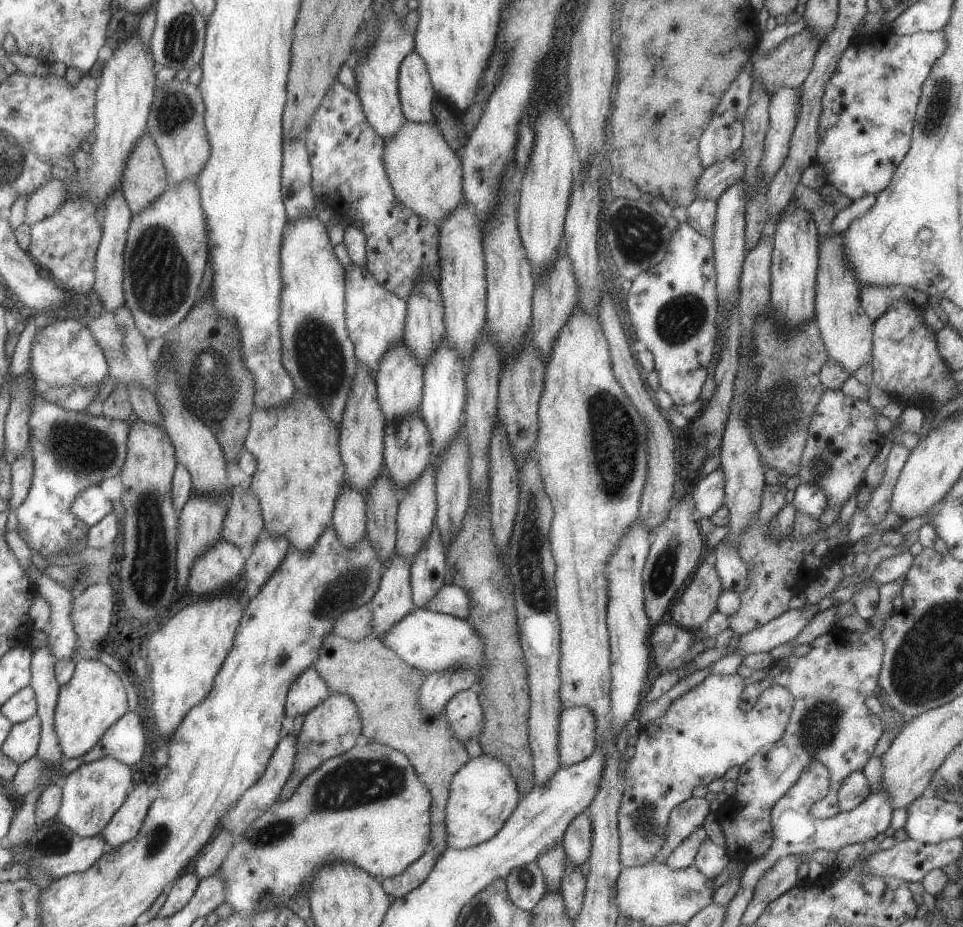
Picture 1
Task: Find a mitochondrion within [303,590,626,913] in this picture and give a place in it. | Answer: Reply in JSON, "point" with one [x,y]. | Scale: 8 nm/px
{"point":[354,782]}

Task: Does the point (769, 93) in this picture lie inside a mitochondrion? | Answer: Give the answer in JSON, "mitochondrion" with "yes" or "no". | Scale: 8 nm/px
{"mitochondrion":"no"}

